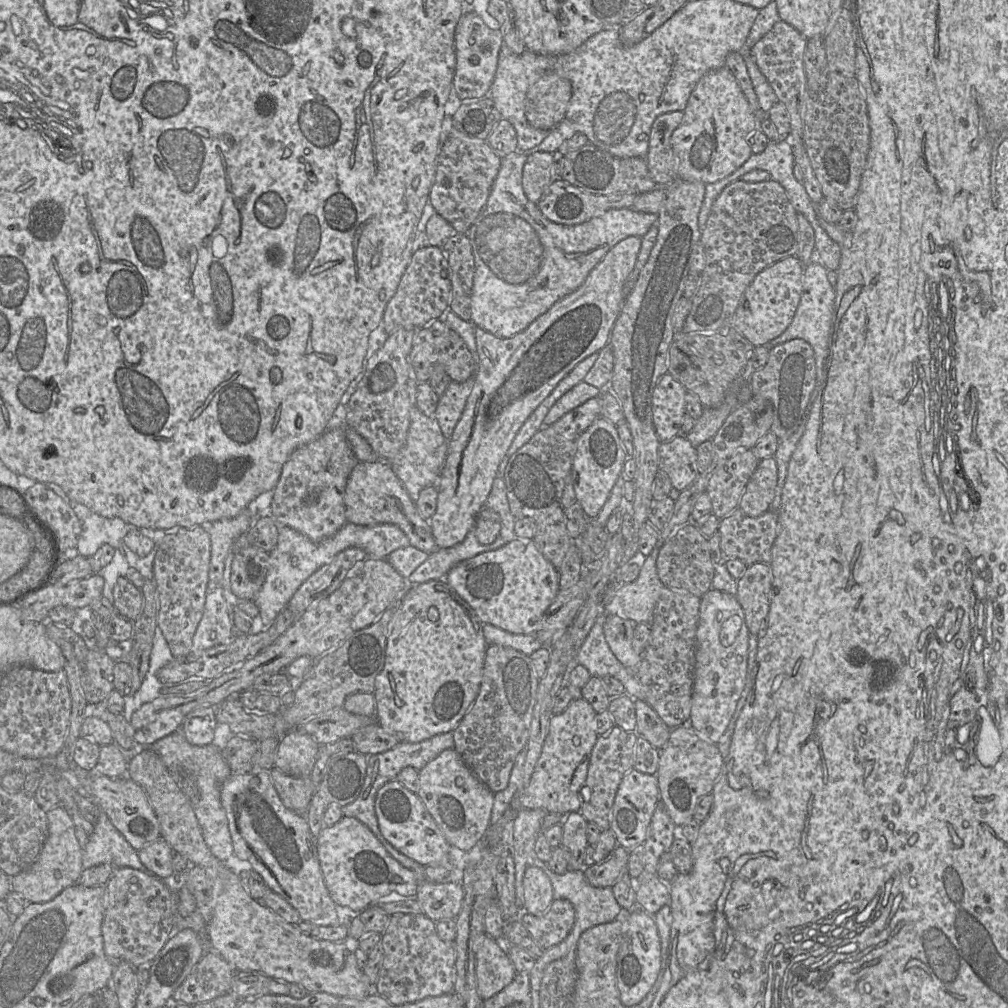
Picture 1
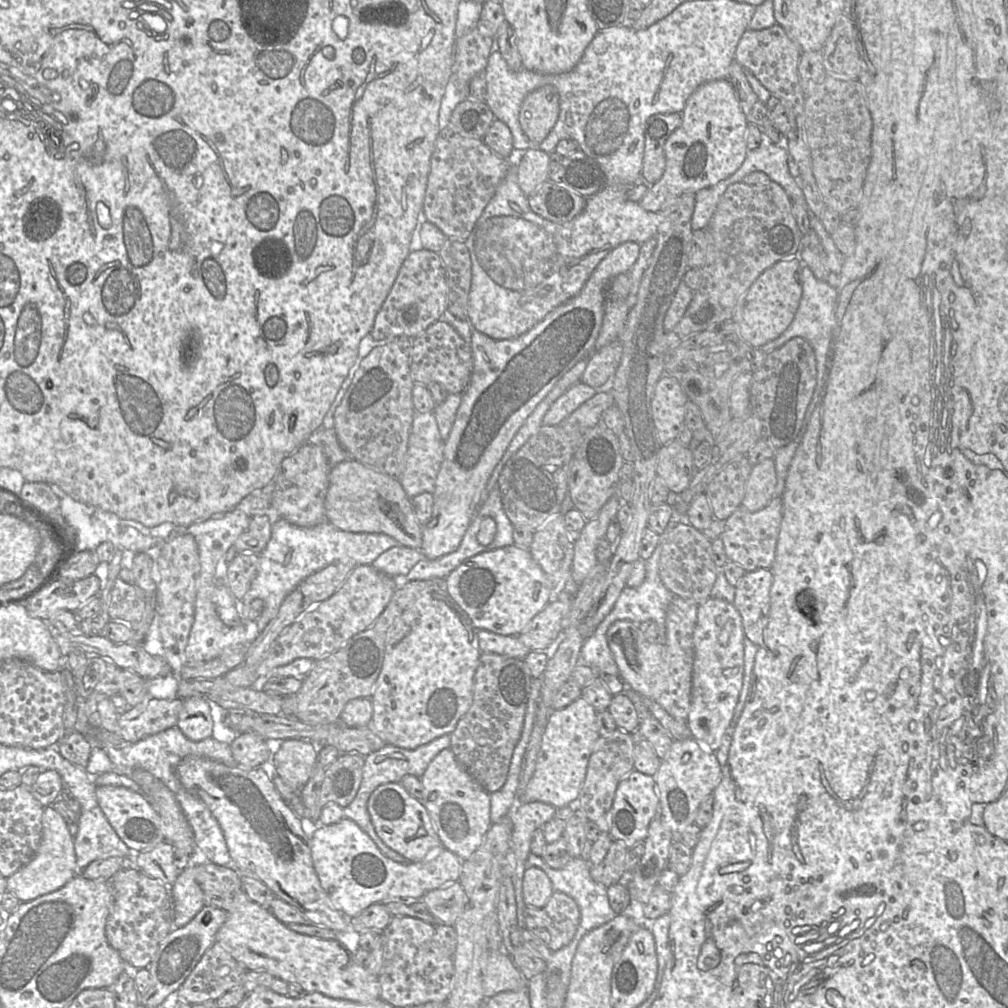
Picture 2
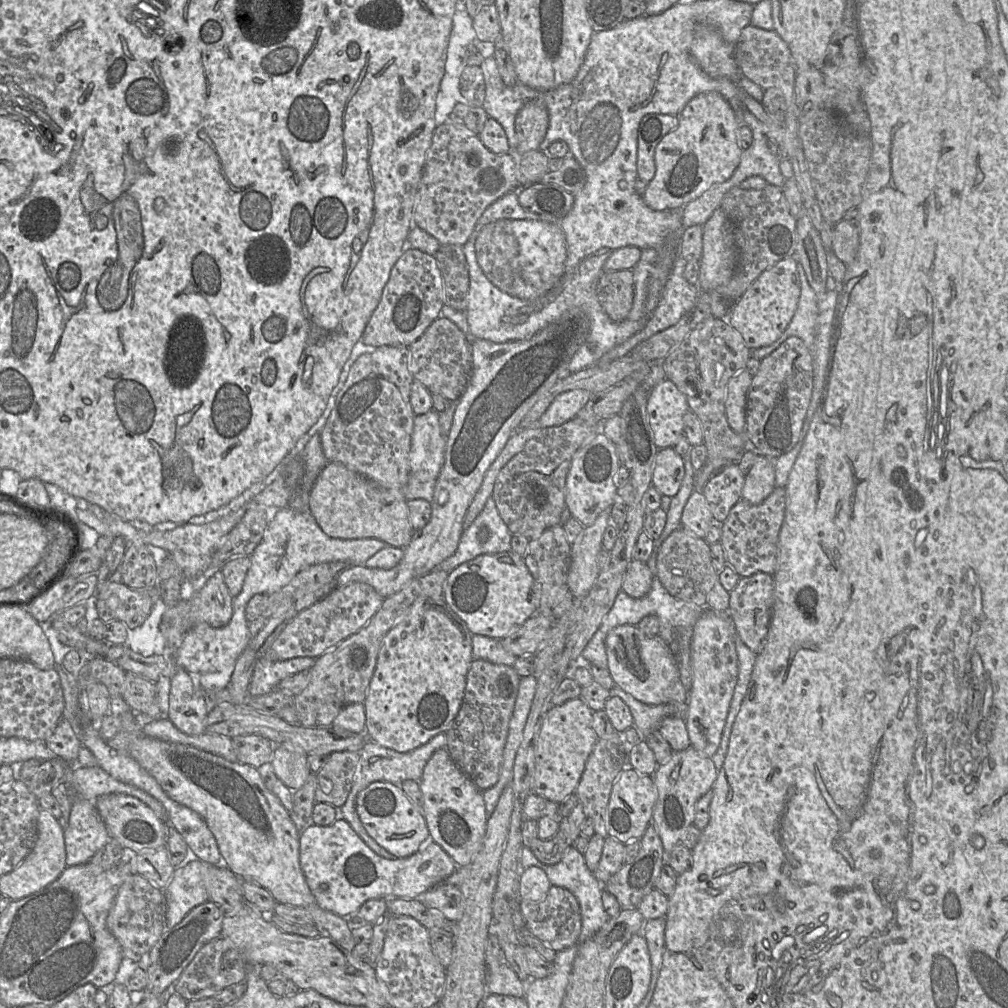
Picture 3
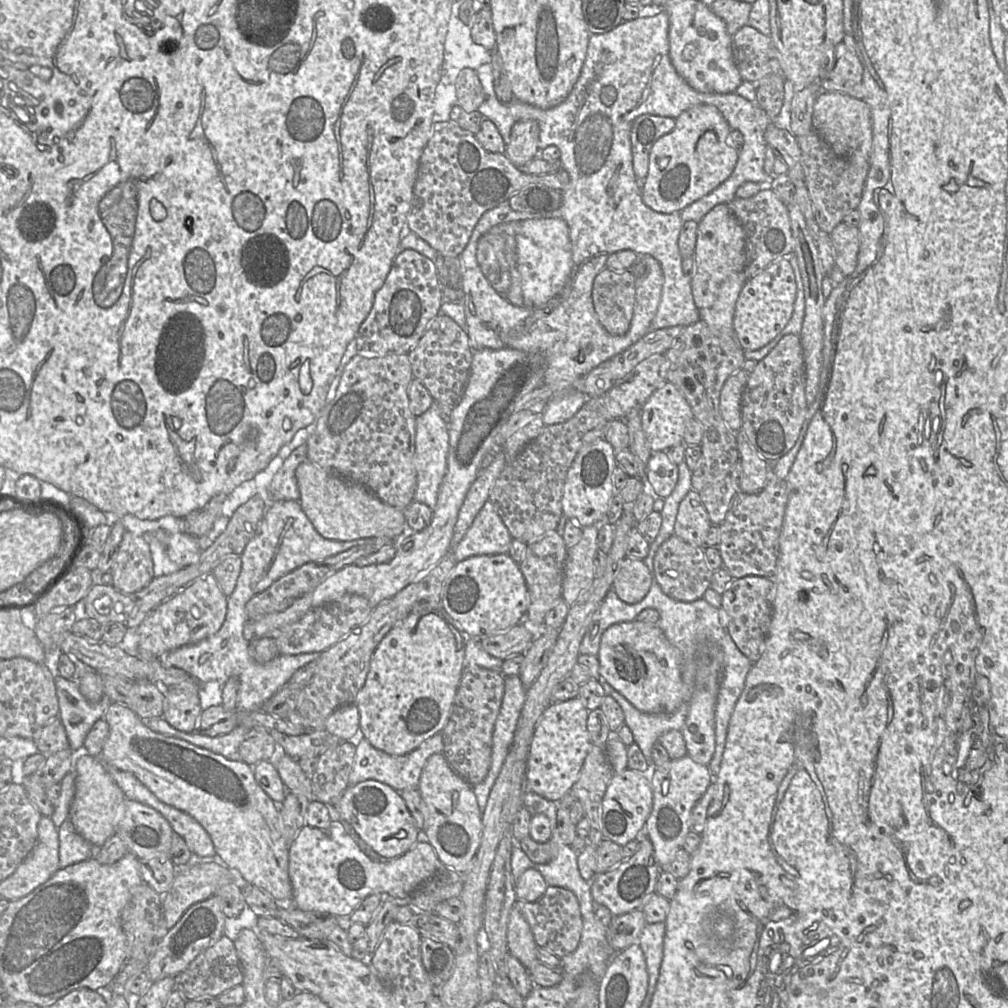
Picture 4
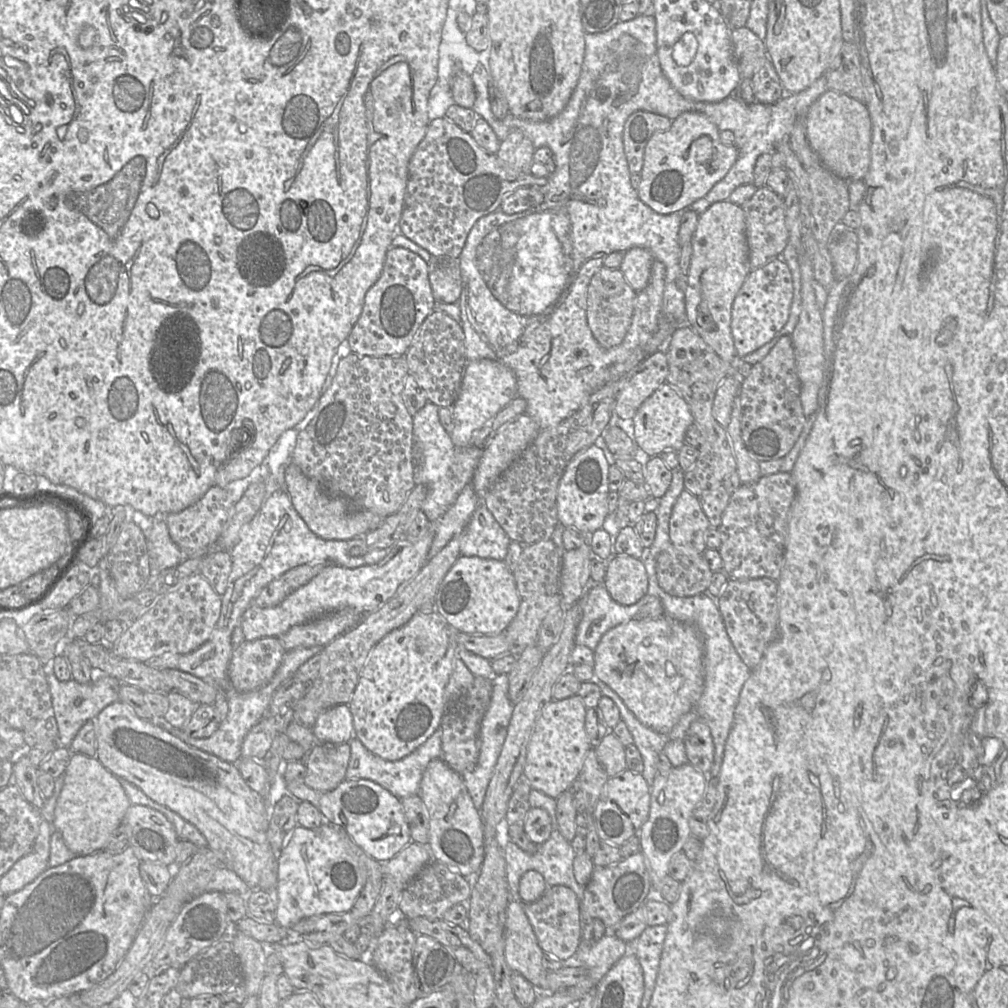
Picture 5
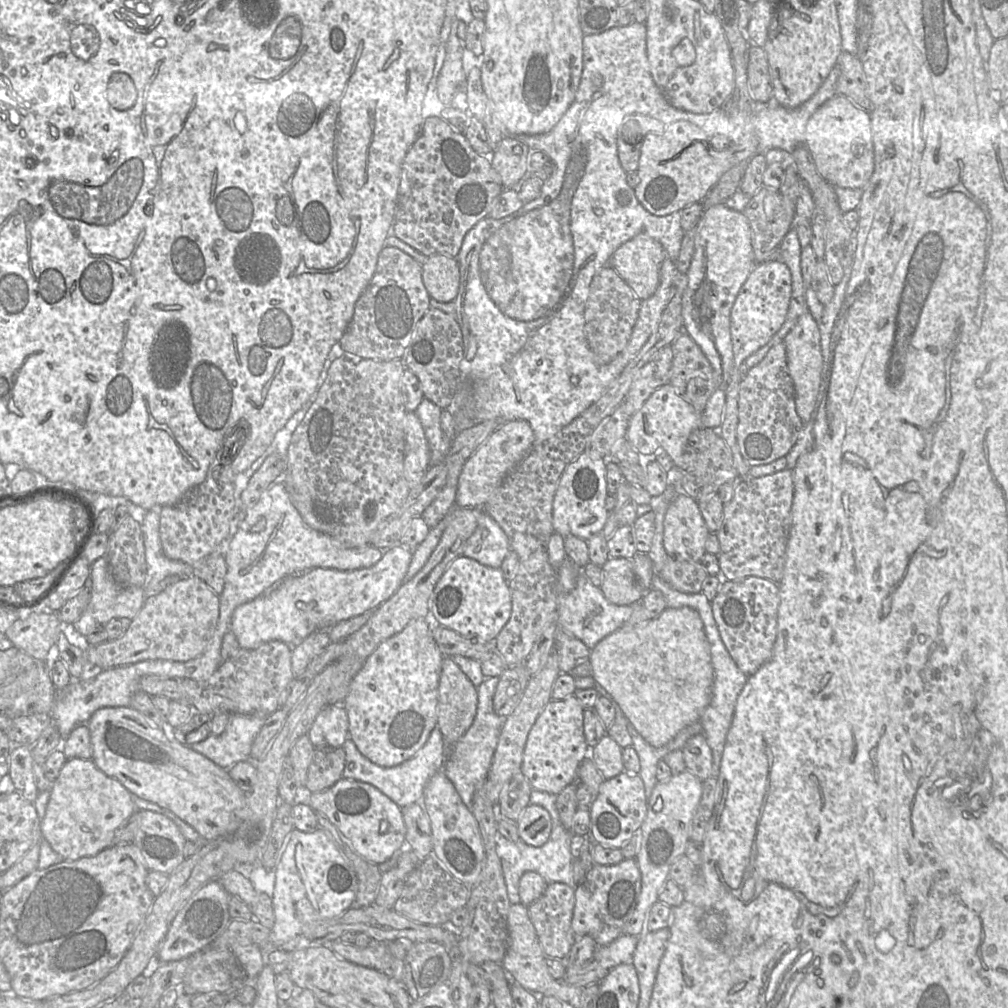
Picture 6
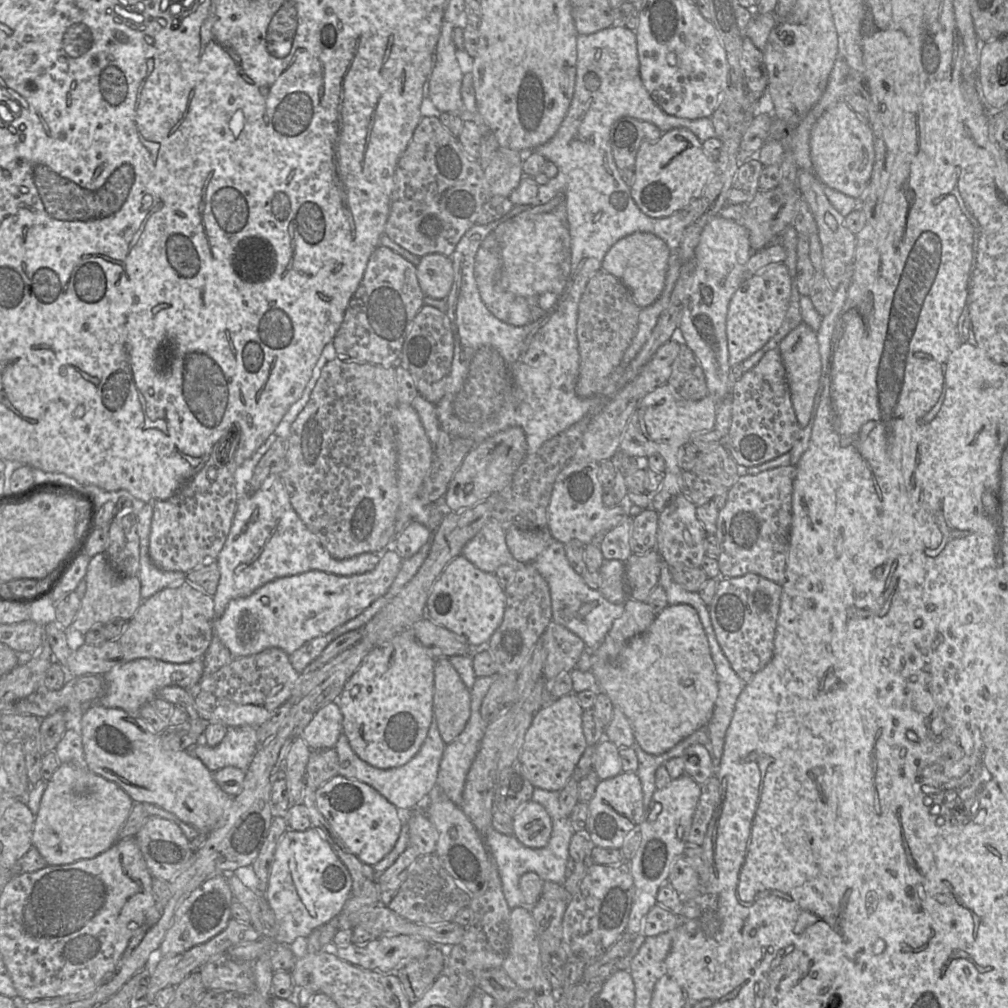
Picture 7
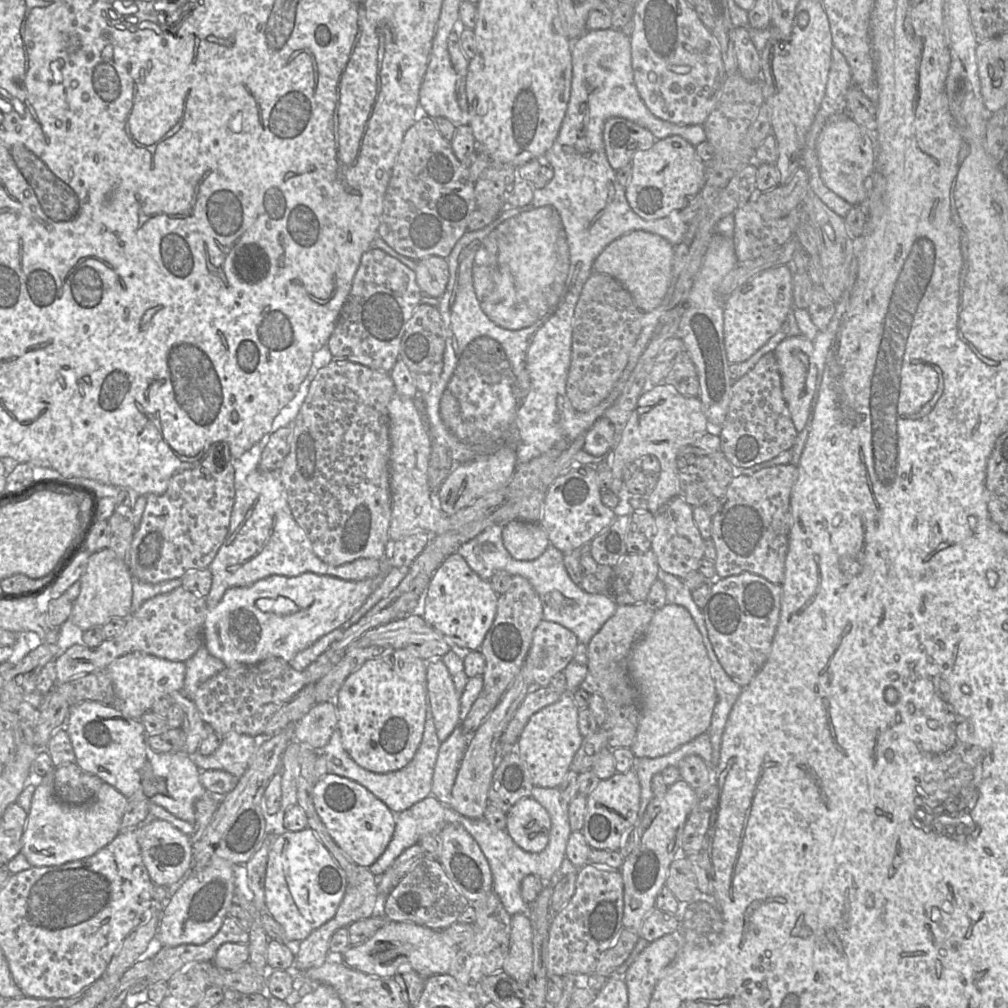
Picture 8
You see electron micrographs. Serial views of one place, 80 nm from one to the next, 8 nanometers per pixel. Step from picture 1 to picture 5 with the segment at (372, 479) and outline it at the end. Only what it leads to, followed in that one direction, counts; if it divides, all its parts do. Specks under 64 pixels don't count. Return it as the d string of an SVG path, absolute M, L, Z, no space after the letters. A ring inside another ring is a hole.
M293 463L287 465L285 469L284 490L309 529L326 540L349 540L355 537L363 537L379 527L384 519L378 514L354 505L345 497L328 495Z

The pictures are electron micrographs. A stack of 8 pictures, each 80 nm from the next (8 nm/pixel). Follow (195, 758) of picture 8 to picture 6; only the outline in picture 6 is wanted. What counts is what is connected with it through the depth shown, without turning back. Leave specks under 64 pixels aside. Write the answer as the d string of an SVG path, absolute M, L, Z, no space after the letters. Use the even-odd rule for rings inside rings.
M230 714L221 735L210 735L189 747L228 770L238 762L250 760L253 741L267 717L263 714Z

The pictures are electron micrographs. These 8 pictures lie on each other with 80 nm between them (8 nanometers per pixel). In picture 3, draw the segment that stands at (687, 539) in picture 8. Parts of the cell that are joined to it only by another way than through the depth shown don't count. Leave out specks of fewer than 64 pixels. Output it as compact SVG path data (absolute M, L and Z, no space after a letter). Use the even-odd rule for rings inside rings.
M695 489L683 509L681 527L704 539L713 522L714 518L705 496L701 490Z

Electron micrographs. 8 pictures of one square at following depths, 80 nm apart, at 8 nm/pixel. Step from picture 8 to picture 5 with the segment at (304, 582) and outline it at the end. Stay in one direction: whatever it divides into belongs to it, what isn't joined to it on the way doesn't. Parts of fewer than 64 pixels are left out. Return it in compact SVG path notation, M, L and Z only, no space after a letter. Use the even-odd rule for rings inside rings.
M430 523L418 540L400 539L378 563L357 568L330 564L308 583L289 594L279 605L260 608L251 605L243 614L241 626L245 640L279 637L291 627L311 621L343 608L353 608L362 615L377 610L413 579L427 561L427 553L436 533L436 523Z

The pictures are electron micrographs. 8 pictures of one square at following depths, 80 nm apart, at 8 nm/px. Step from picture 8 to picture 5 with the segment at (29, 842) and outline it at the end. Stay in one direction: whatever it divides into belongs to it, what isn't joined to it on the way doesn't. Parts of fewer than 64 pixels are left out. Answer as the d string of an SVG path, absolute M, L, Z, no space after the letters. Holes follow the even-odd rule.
M73 754L64 772L64 784L54 810L52 826L59 831L68 849L76 856L102 851L114 831L125 823L131 806L119 779L96 757Z

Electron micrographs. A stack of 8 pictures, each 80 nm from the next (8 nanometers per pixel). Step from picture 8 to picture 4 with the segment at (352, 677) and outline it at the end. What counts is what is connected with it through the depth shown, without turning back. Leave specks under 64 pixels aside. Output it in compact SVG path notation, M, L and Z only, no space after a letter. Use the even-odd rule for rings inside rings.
M415 605L412 611L384 636L371 657L365 684L354 702L359 710L359 735L380 751L392 756L404 756L430 737L441 733L448 721L460 684L466 644L470 639L471 636L447 614L442 605Z

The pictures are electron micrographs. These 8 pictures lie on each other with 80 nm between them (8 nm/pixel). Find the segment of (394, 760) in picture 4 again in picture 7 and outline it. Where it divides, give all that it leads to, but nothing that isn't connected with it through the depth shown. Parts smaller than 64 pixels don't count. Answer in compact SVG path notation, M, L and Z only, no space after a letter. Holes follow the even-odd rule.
M433 711L432 721L423 744L421 745L419 751L415 754L415 756L403 766L391 769L379 769L369 765L368 763L361 760L358 755L352 750L349 741L344 734L341 734L339 736L334 749L336 750L338 755L338 774L340 776L366 783L370 787L374 788L377 792L379 792L383 797L385 797L391 804L398 808L398 810L413 810L415 808L420 808L420 805L424 803L424 801L427 799L427 796L436 786L438 771L445 746L446 744L442 740L442 737L439 733L436 717L434 716Z

